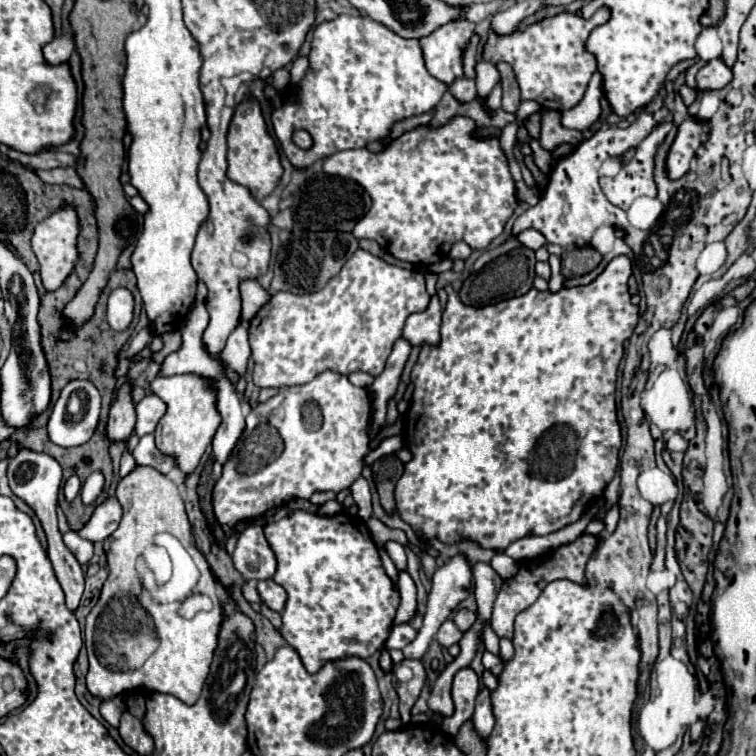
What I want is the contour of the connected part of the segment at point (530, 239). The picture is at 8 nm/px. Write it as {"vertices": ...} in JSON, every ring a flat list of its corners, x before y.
{"vertices":[[526,230,526,232,520,232,516,236,524,246,532,248,532,250,538,250,546,240,542,240,542,234,540,232,534,232,534,230]]}

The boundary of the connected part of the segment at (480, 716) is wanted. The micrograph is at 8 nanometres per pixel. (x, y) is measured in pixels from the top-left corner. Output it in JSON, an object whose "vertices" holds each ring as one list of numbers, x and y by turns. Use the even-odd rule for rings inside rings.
{"vertices":[[484,686,476,698,476,710,472,716,474,728,482,738,488,738,492,728,494,728,494,712,492,712,492,700,490,700,490,690]]}

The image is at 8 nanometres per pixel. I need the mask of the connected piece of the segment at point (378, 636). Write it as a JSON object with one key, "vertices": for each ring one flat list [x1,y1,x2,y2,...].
{"vertices":[[294,512,288,518,266,524,266,538,278,556,274,580,288,592,288,602,282,612,280,634,298,652,304,668,316,674,326,662,344,660,350,656,368,658,382,650,386,636,394,626,394,616,400,606,400,594,386,574,382,560,371,537,358,528,360,518,340,512,334,516,318,516,310,512]]}

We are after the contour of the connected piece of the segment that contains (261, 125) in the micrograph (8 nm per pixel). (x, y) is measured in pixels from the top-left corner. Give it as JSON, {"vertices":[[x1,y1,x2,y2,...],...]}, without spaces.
{"vertices":[[246,98,236,106,234,118,228,130,228,178,246,186,256,200,266,198,274,192,282,178,282,164,272,136,268,134,266,122,262,118,260,104,254,98]]}

